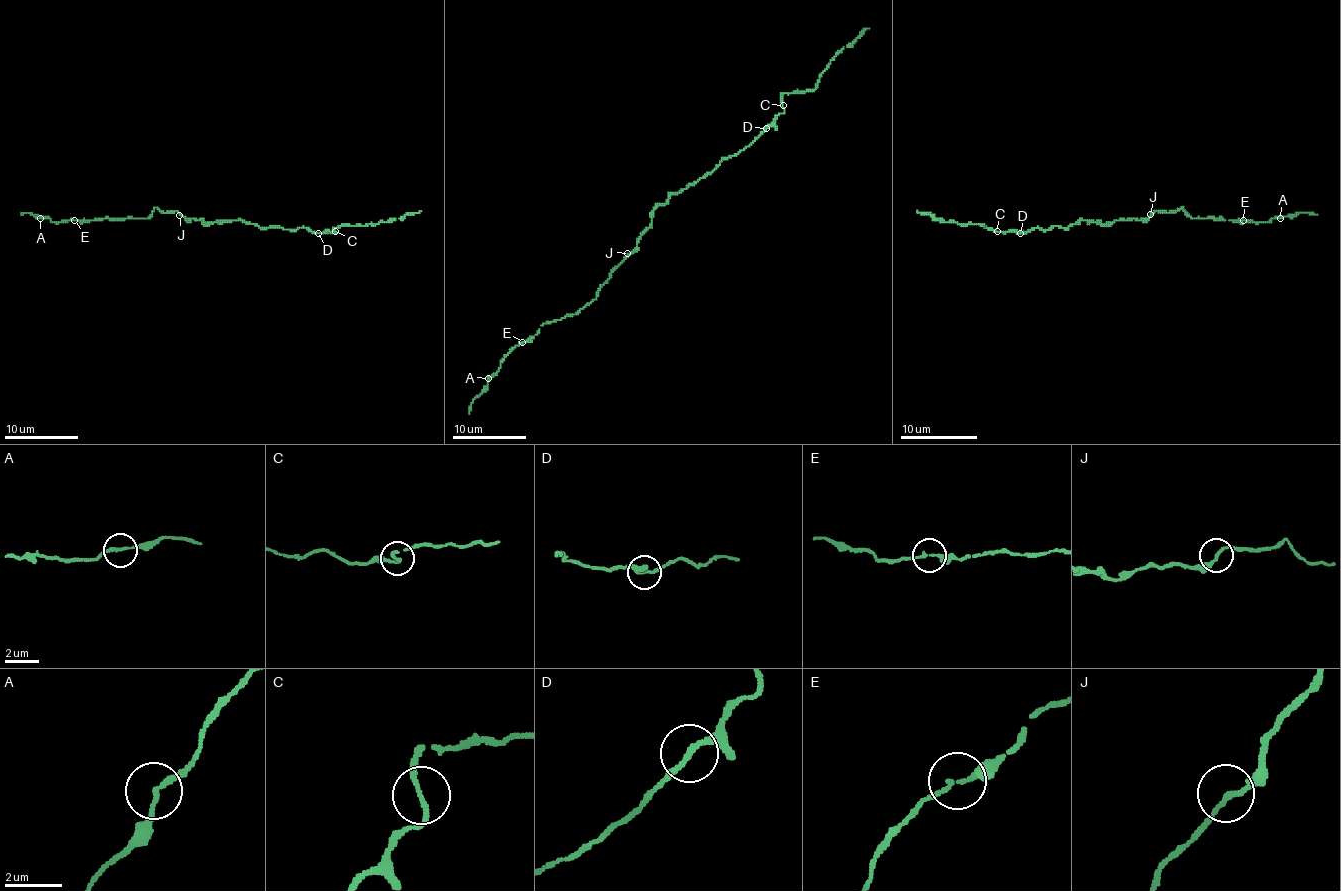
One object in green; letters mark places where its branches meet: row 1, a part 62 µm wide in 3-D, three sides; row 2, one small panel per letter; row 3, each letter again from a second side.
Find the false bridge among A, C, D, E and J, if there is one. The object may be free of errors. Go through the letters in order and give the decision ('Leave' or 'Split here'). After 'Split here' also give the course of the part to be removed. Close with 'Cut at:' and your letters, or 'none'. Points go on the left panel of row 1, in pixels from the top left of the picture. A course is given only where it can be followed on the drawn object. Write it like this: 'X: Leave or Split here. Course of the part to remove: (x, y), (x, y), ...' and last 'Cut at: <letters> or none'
A: Leave
C: Leave
D: Leave
E: Leave
J: Leave
Cut at: none

